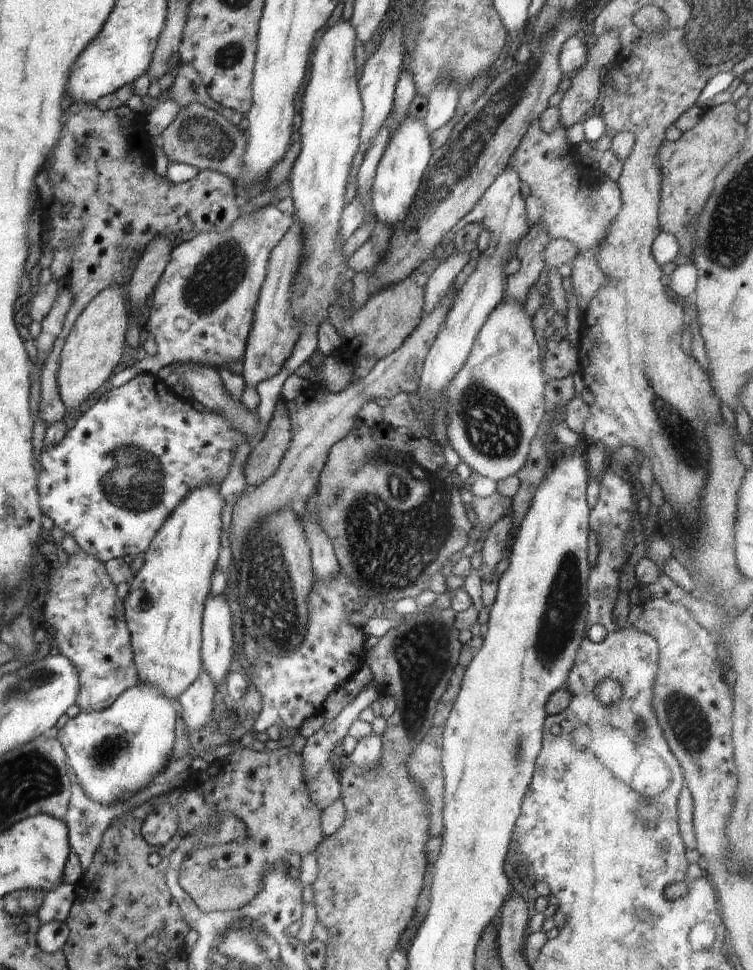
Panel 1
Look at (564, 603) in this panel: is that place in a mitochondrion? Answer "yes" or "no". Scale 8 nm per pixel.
yes

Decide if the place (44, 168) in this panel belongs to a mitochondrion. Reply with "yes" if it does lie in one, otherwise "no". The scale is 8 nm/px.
no

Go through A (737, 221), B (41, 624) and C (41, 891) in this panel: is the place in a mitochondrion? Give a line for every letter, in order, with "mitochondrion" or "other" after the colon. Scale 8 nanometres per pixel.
A: mitochondrion
B: other
C: other

